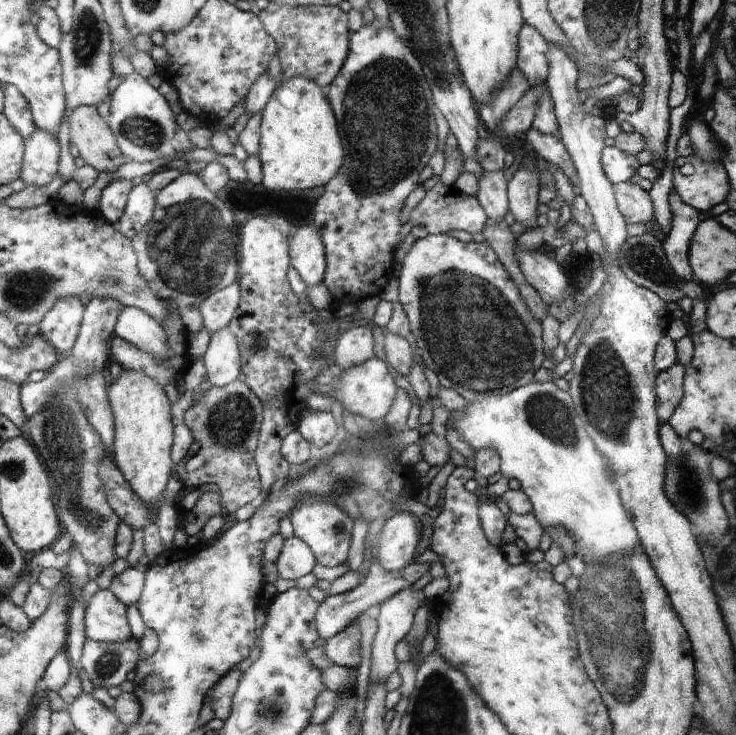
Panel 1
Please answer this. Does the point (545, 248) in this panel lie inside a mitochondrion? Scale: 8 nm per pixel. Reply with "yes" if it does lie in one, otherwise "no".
no

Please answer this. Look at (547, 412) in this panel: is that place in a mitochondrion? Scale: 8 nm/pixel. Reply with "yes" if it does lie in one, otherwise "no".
yes

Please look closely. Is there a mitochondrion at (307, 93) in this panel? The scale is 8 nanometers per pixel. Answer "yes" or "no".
no

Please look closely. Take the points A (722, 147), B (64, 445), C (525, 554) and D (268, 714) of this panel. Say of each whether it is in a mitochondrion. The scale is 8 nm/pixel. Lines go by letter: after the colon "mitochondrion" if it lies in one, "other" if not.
A: other
B: mitochondrion
C: other
D: mitochondrion

